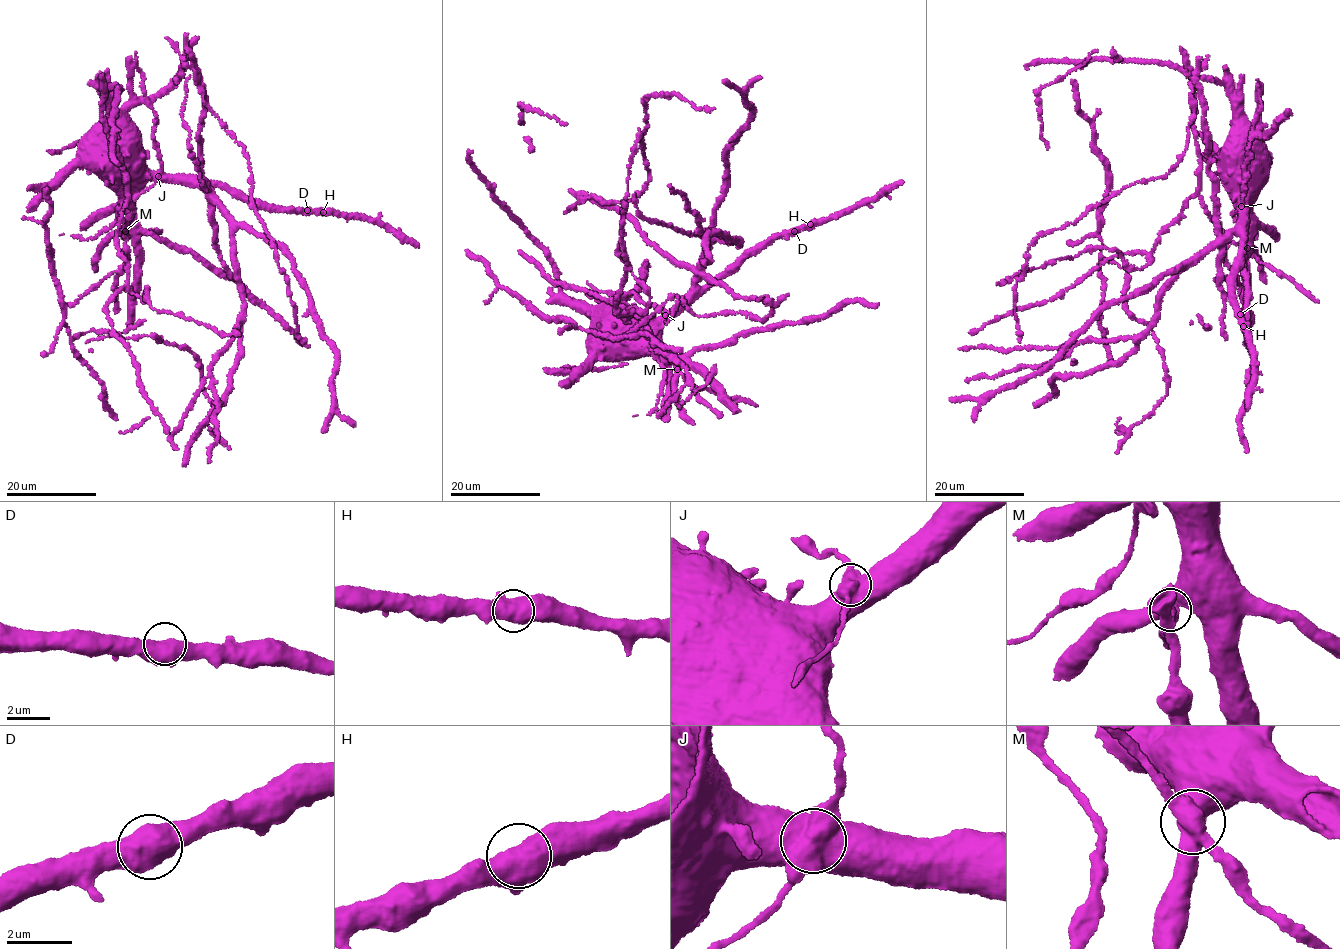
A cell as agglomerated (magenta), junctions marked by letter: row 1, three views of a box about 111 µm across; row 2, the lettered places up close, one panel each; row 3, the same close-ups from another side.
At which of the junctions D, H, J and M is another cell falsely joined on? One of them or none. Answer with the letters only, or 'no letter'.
no letter

